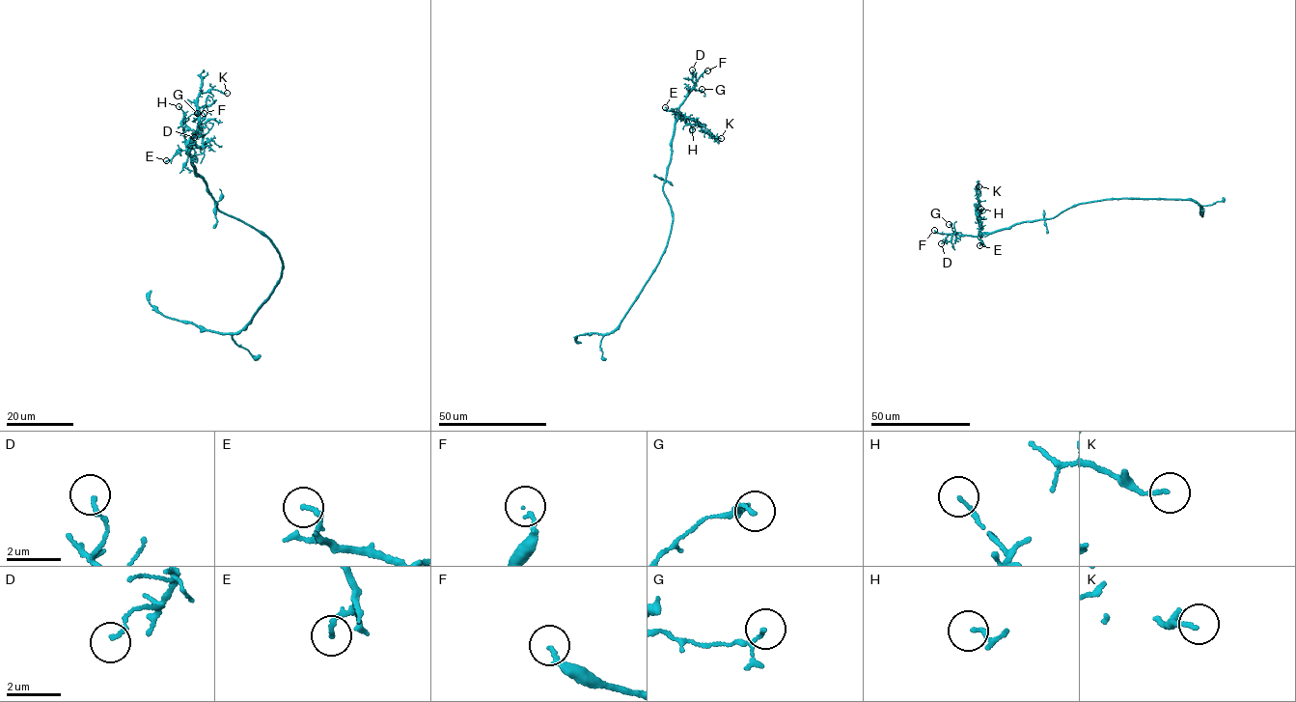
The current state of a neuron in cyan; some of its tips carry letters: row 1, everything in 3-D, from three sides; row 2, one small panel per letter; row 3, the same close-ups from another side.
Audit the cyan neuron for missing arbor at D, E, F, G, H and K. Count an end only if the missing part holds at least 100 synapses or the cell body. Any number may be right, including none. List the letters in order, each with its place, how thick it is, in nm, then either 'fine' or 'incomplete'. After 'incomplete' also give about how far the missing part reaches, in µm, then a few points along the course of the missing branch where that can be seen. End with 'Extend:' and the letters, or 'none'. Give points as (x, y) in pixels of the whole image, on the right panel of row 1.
D: at (941, 243); 130 nm thick; fine
E: at (979, 245); 150 nm thick; fine
F: at (934, 230); 130 nm thick; incomplete; about 35 µm are missing; missing branch runs (934, 230), (926, 235), (925, 248)
G: at (949, 224); 90 nm thick; fine
H: at (980, 209); 130 nm thick; fine
K: at (978, 186); 130 nm thick; fine
Extend: F

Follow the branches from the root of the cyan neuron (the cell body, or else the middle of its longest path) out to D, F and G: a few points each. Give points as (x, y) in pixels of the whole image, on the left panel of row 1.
D: (274, 246), (261, 232), (216, 207), (187, 154), (195, 133), (200, 131), (194, 137)
F: (274, 246), (261, 232), (216, 207), (205, 182), (194, 170), (187, 153), (204, 113)
G: (274, 246), (261, 232), (216, 207), (205, 182), (194, 170), (187, 154), (194, 131), (184, 123), (197, 113)

